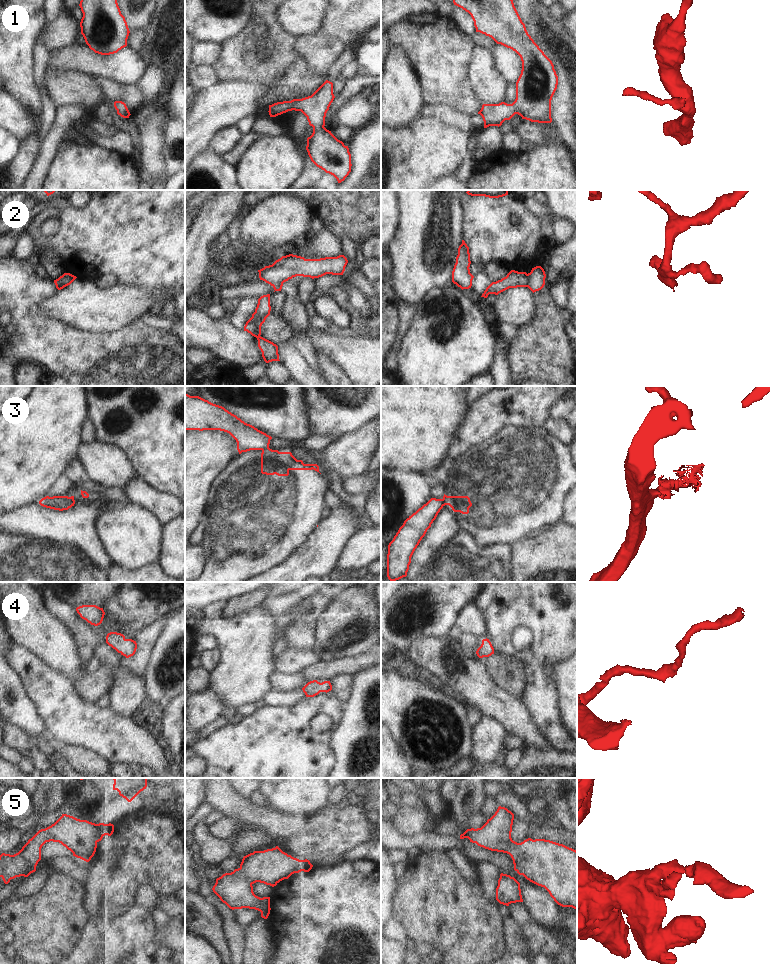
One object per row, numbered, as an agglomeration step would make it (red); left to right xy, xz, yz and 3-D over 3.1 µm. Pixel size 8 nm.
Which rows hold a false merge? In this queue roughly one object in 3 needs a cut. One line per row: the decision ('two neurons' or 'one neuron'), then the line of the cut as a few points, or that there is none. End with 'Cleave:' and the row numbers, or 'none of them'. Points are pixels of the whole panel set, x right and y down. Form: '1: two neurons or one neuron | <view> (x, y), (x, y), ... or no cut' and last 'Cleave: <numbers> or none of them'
1: one neuron | no cut
2: two neurons | yz (526, 274), (527, 286)
3: two neurons | xz (268, 447), (262, 451)
4: one neuron | no cut
5: one neuron | no cut
Cleave: 2, 3

